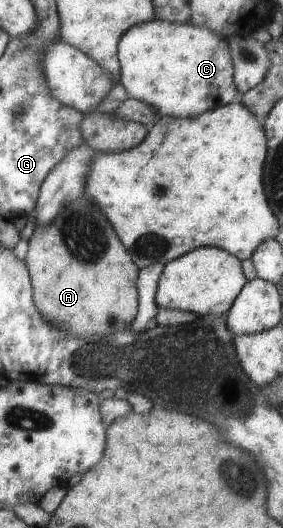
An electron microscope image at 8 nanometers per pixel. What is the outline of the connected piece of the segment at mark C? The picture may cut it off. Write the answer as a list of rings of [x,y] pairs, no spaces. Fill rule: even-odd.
[[[156,18],[136,23],[129,26],[118,39],[117,59],[119,83],[127,95],[149,104],[158,118],[164,115],[192,117],[192,114],[197,115],[209,108],[236,101],[233,62],[228,43],[206,28]]]

